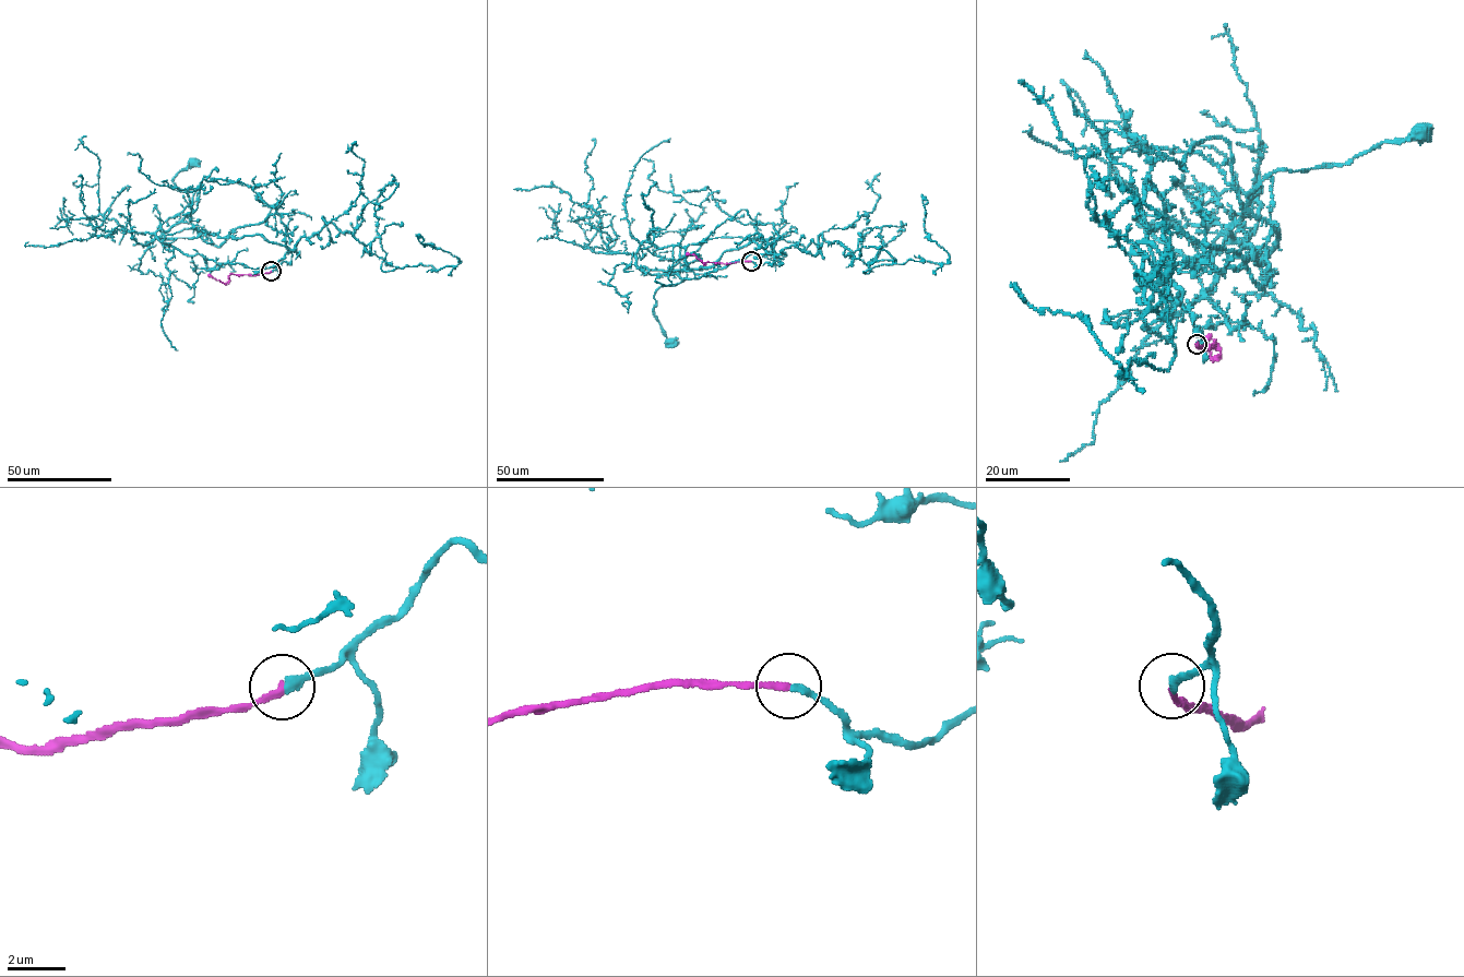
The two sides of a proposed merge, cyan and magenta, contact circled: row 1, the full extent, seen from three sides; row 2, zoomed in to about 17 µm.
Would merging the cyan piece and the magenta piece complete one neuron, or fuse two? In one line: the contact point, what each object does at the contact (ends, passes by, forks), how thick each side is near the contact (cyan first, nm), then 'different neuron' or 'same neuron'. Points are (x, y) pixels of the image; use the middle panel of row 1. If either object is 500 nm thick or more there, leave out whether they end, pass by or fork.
(751, 261) | cyan ends | magenta ends | 240/220 nm | same neuron

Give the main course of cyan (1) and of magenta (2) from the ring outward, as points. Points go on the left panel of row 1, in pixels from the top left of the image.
1: (272, 271), (292, 252), (257, 235), (153, 234), (197, 199), (199, 189), (171, 188), (193, 163)
2: (271, 271), (253, 275), (231, 273), (229, 281), (224, 283), (207, 274)

